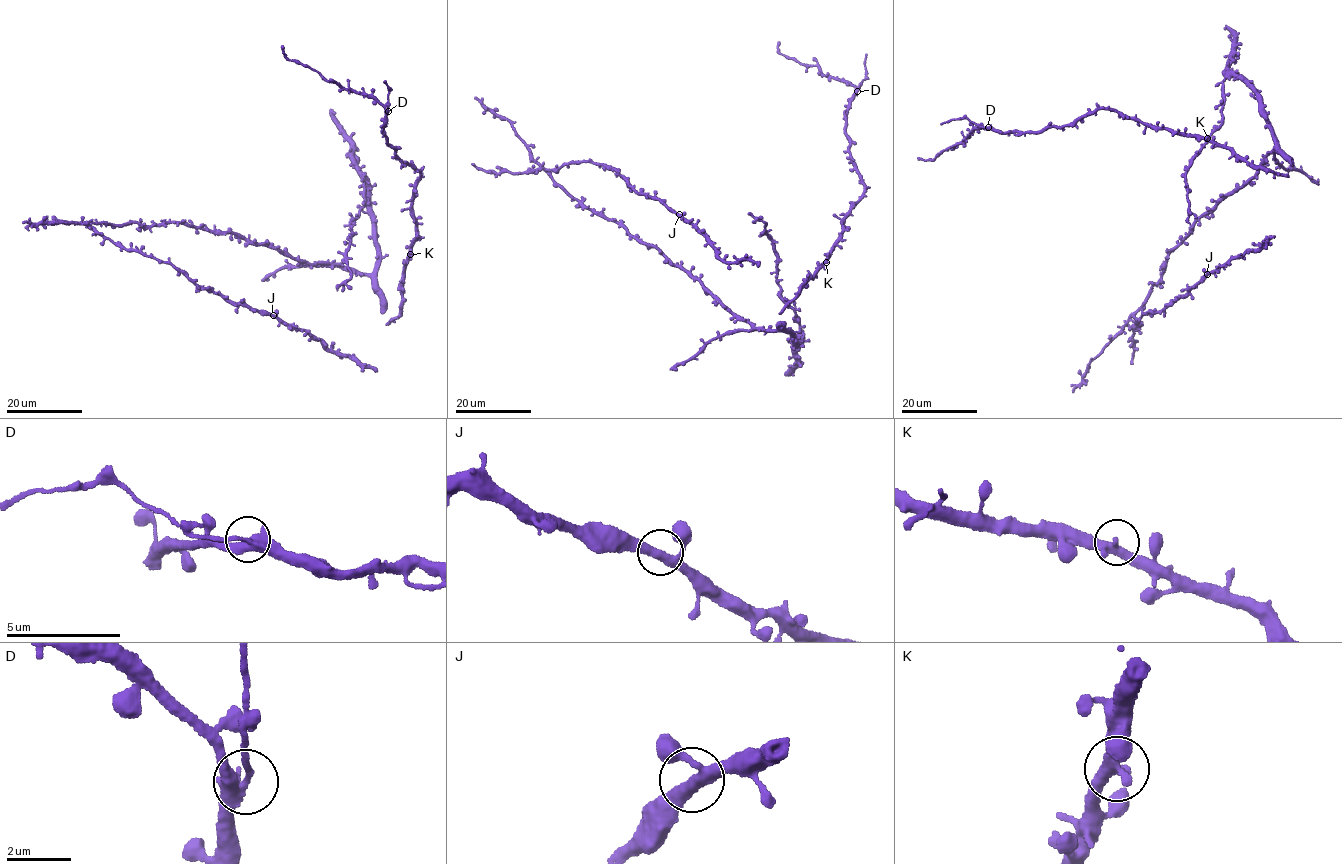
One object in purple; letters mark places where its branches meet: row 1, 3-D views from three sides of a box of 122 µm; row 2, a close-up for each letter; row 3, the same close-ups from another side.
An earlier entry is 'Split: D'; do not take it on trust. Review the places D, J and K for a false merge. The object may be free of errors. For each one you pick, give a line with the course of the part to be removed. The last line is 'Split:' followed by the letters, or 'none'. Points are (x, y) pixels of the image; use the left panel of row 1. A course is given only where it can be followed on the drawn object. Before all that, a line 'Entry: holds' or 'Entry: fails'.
Entry: holds
D: Course of the part to remove: (388, 111), (389, 91), (385, 81)
Split: D

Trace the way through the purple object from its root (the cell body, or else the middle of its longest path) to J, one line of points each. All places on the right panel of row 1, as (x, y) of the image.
J: (1246, 183), (1196, 220), (1124, 331), (1207, 274)

